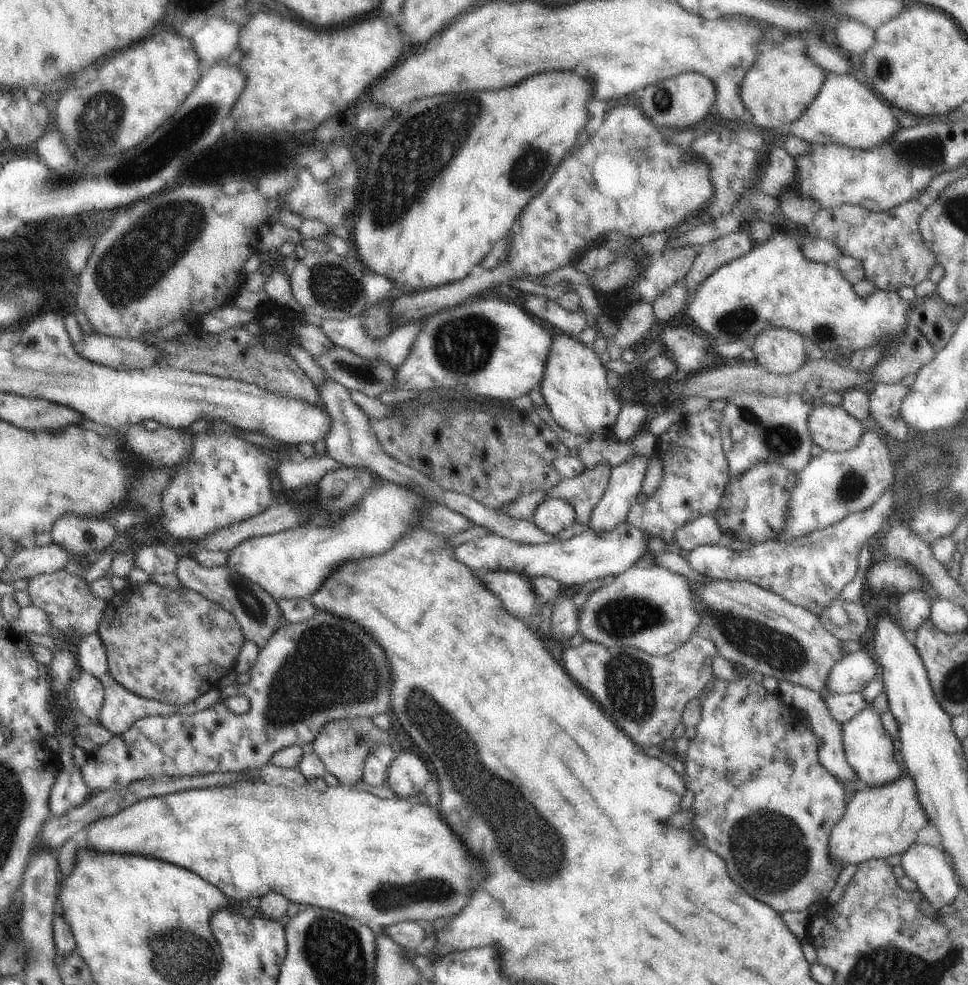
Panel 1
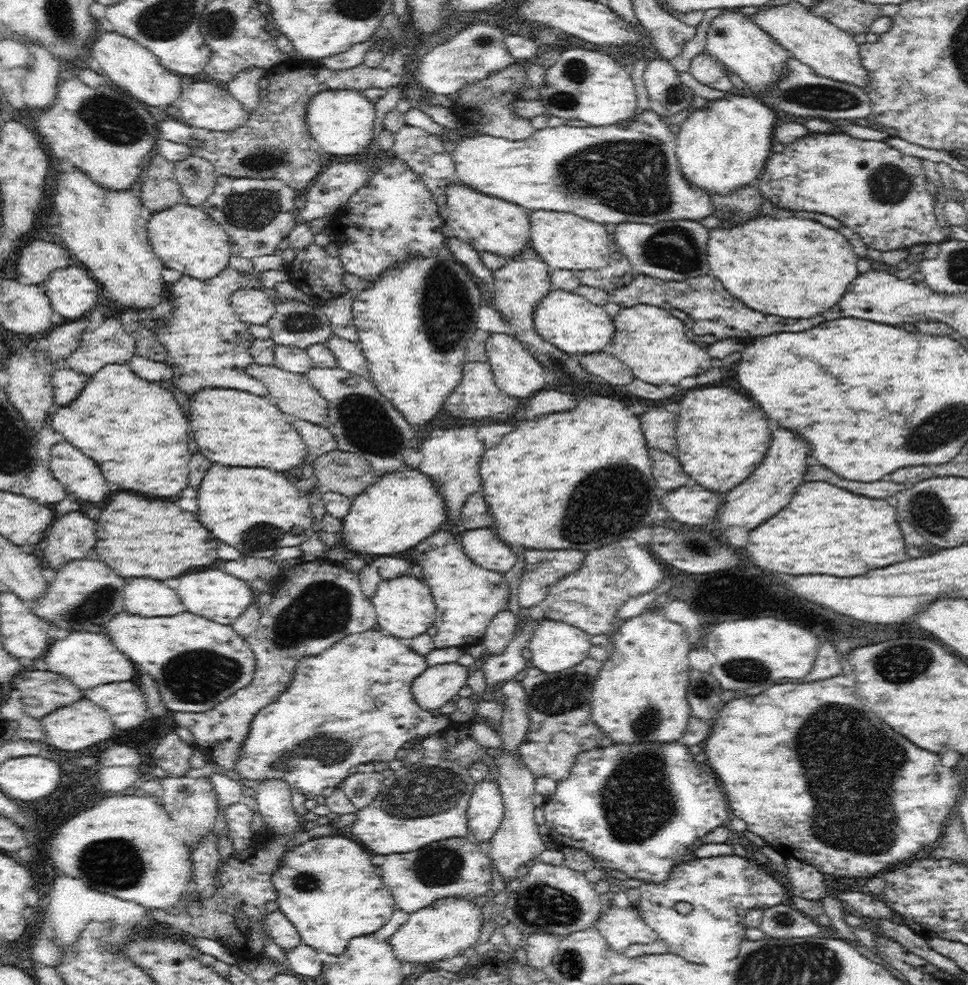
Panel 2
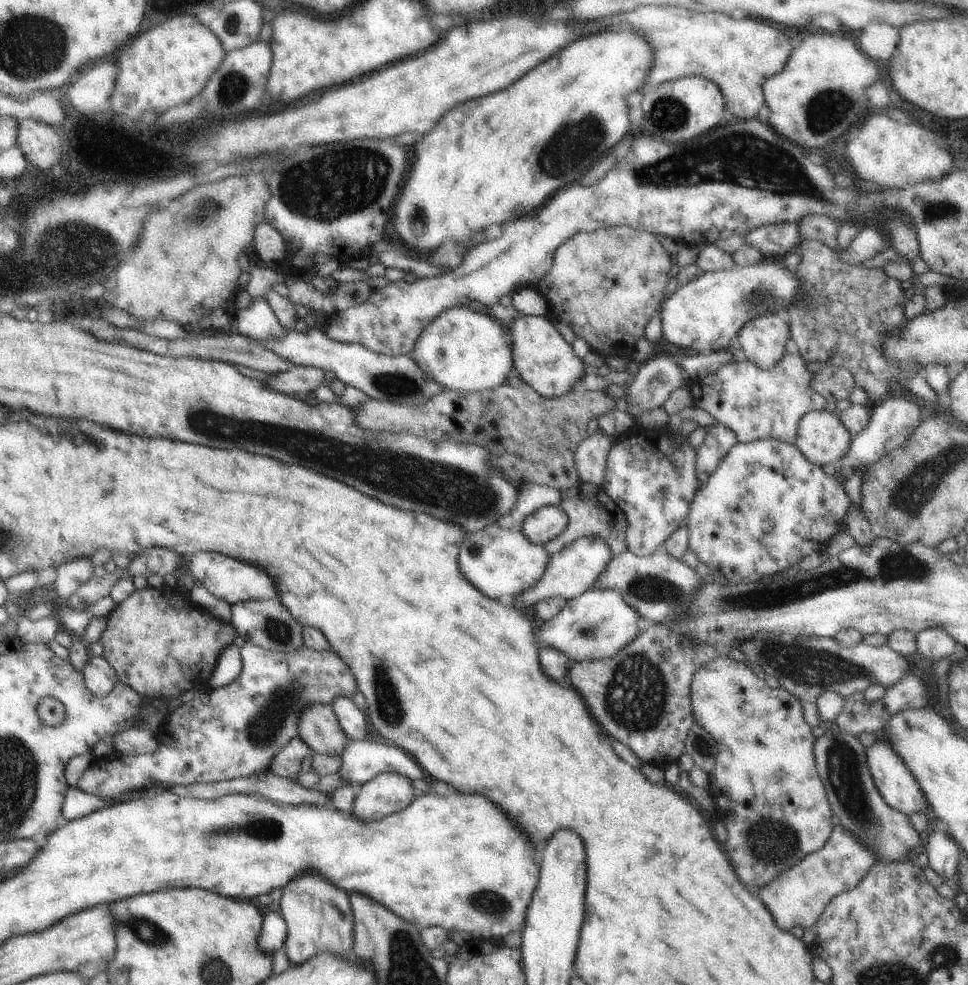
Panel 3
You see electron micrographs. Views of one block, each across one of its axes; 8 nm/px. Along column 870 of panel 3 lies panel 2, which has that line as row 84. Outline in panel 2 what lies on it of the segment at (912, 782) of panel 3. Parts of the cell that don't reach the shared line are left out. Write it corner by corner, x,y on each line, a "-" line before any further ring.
730,8
723,9
708,26
704,52
718,59
730,72
736,73
750,87
749,92
766,92
785,76
790,53
778,45
774,37
762,30
753,21
753,17

